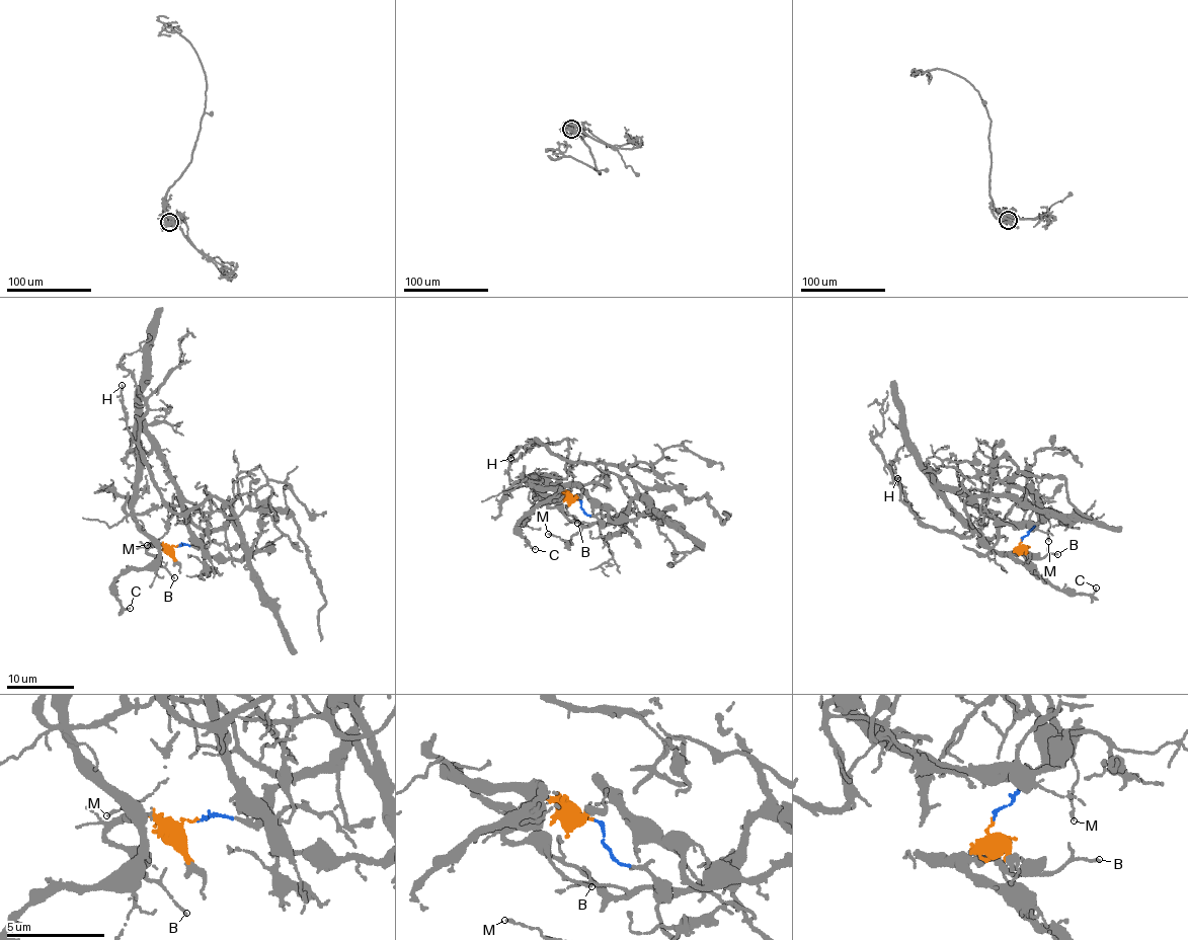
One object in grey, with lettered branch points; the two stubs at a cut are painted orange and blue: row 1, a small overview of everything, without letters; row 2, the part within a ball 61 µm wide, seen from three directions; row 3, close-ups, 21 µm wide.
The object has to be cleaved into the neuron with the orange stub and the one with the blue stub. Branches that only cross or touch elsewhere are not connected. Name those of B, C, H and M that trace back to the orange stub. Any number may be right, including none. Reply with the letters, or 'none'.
B, C

